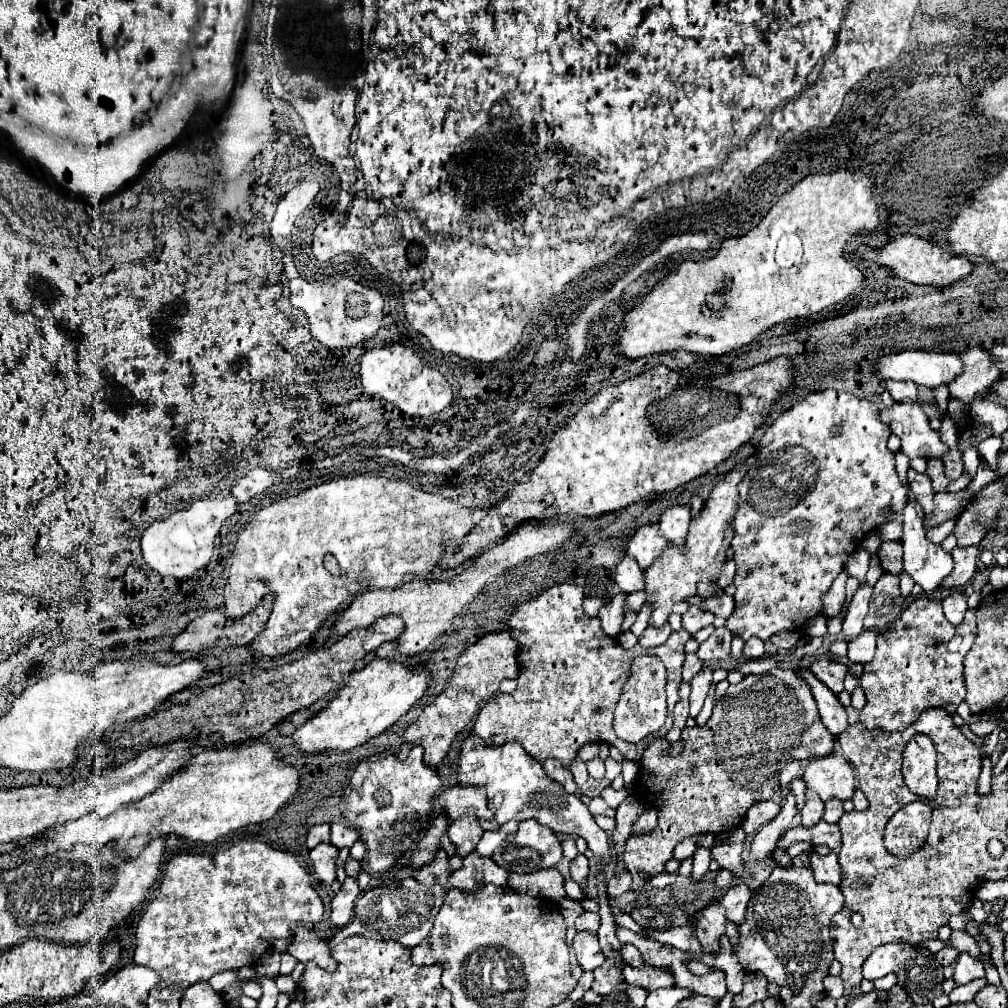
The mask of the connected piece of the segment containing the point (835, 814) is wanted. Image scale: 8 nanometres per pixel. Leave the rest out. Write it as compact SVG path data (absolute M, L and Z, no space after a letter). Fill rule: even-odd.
M831 798L825 802L825 812L823 812L823 820L825 822L839 822L843 816L843 802L839 798Z

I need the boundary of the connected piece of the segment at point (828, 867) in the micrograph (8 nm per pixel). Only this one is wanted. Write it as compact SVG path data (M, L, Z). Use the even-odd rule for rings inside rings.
M829 852L827 856L819 856L819 854L811 854L809 858L809 866L815 874L815 880L819 884L835 884L839 886L839 880L841 880L841 872L839 872L839 860L837 860L837 854L835 852Z

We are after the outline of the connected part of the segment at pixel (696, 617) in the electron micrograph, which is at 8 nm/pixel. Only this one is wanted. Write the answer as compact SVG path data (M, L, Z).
M689 606L689 610L683 614L683 628L689 632L689 634L695 634L697 630L713 624L715 616L711 612L705 612L697 606Z

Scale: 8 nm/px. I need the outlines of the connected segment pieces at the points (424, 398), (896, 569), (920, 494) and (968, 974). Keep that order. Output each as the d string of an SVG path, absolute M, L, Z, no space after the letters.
M389 344L383 348L367 350L361 356L359 374L367 394L381 396L383 400L395 404L399 410L411 416L421 416L421 418L439 416L453 400L451 384L447 382L447 378L441 372L425 366L417 358L417 354L403 344Z
M883 542L879 548L879 560L881 568L889 574L903 574L903 548L901 542Z
M913 468L907 470L907 484L913 492L913 496L919 500L919 504L923 506L925 512L931 512L931 500L935 496L933 488L931 488L931 480L927 480L925 474L919 474L915 472Z
M961 954L957 964L955 964L955 974L953 974L953 980L955 984L967 984L975 978L983 978L985 976L985 970L983 970L983 962L969 956L969 954Z

